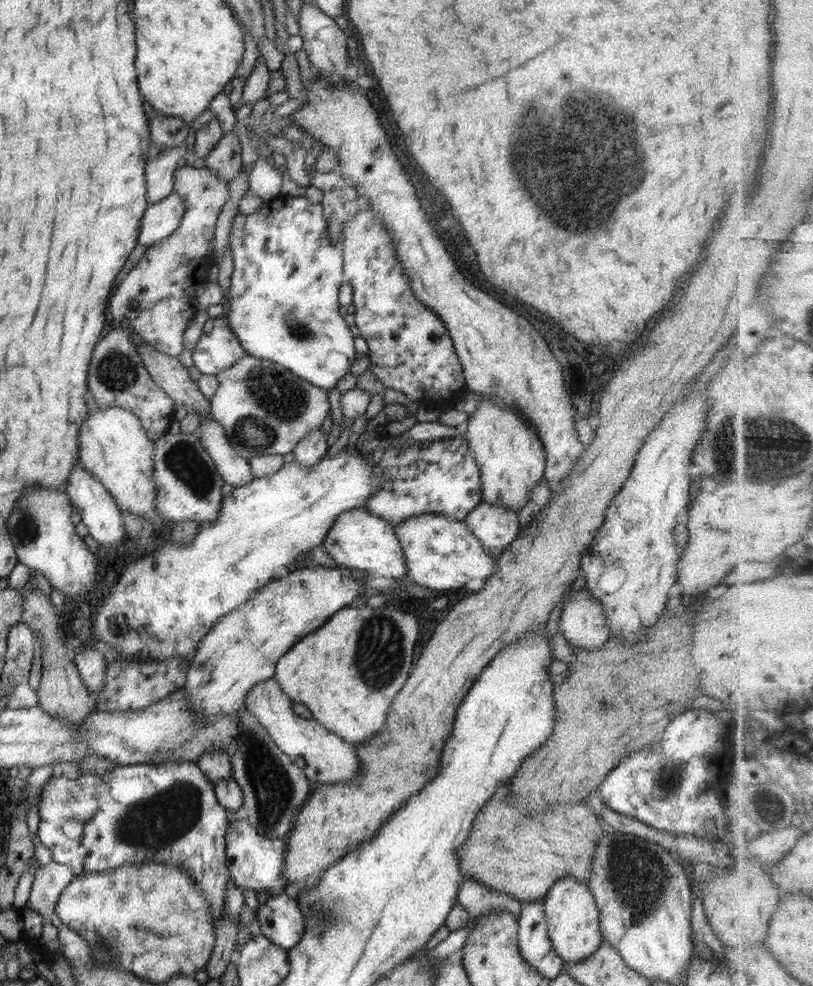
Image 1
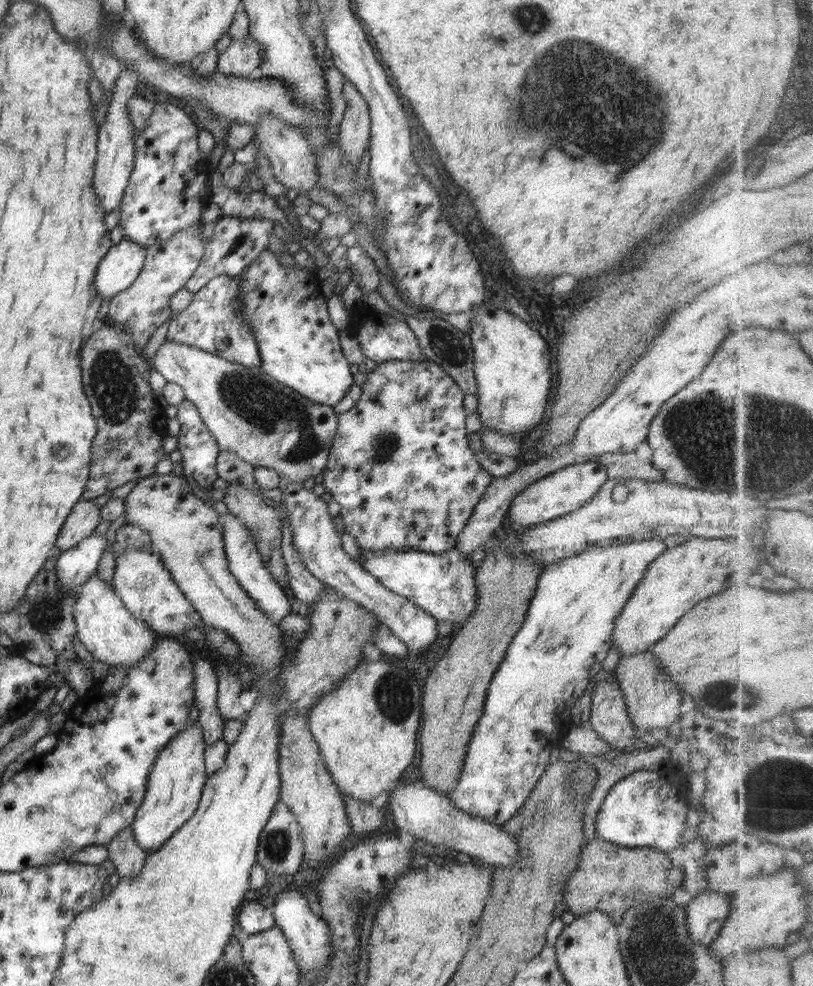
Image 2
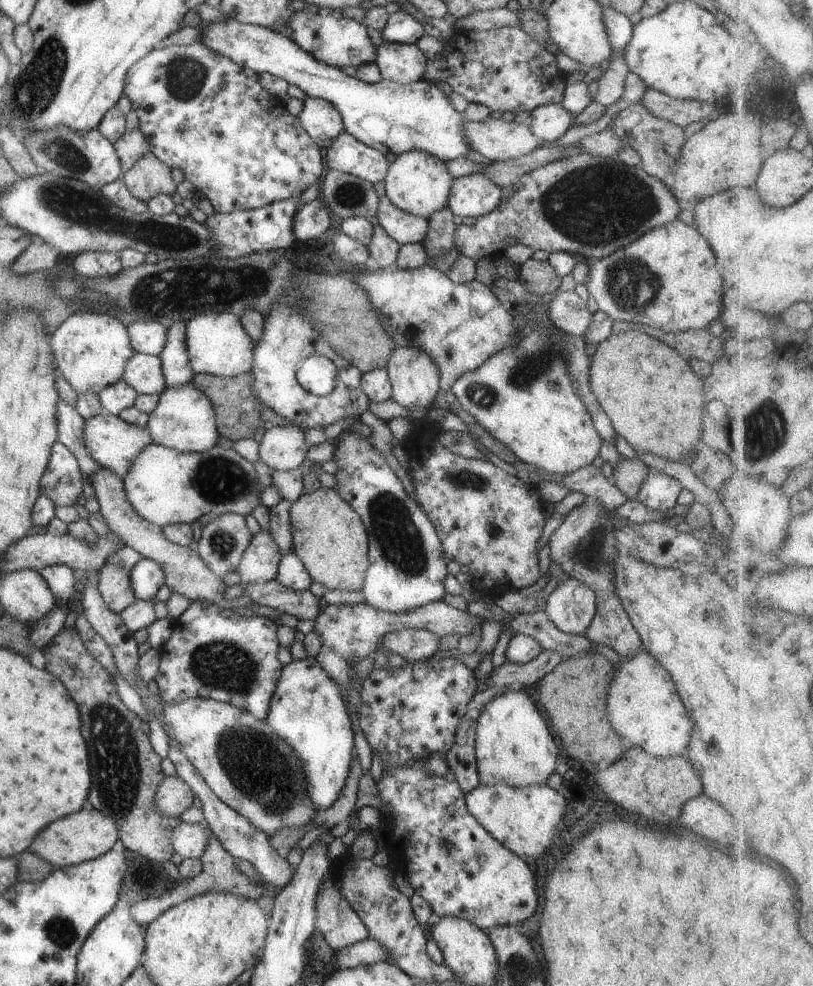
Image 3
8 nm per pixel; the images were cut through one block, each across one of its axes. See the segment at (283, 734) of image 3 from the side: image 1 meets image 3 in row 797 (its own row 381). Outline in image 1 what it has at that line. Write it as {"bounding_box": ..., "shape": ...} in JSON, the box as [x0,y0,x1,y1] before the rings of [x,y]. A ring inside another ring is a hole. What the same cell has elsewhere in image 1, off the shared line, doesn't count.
{"bounding_box":[224,194,357,391],"shape":[[[281,194],[265,201],[254,214],[238,212],[228,242],[232,249],[233,273],[224,316],[248,355],[278,364],[314,386],[330,391],[351,373],[357,352],[354,336],[338,309],[341,307],[339,288],[345,280],[342,249],[330,241],[328,228],[321,203],[312,203],[306,196]]]}

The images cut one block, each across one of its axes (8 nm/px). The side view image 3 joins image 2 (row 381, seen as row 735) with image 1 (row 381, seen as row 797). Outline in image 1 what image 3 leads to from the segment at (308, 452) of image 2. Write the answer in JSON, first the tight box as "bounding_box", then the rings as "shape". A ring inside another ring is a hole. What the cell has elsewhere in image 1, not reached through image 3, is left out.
{"bounding_box":[209,355,330,459],"shape":[[[244,355],[230,368],[218,372],[214,379],[218,382],[218,389],[212,393],[209,400],[212,418],[224,428],[226,438],[230,440],[230,444],[242,458],[249,459],[265,454],[288,456],[288,452],[292,452],[304,436],[321,428],[322,422],[326,420],[330,412],[327,390],[314,386],[278,364],[255,358],[252,355]]]}

